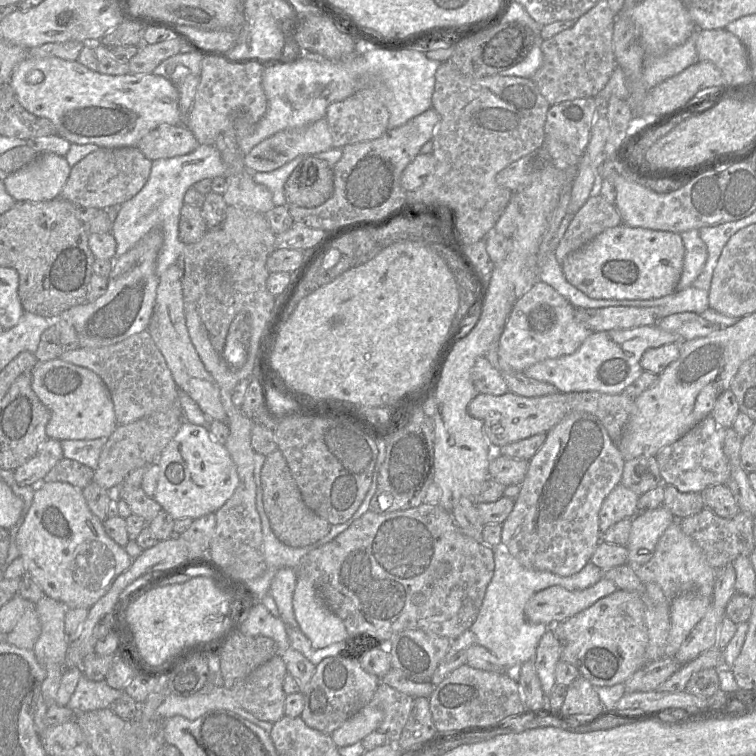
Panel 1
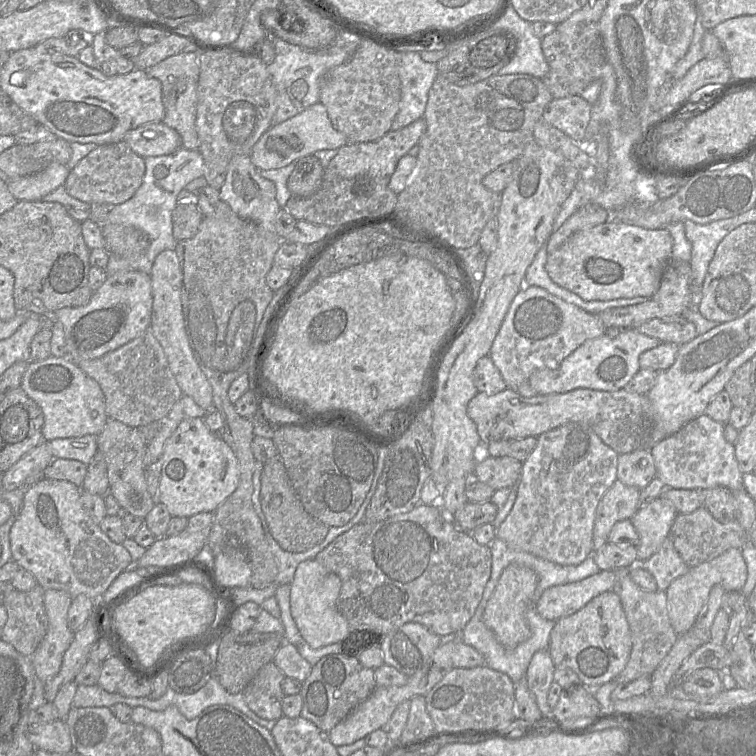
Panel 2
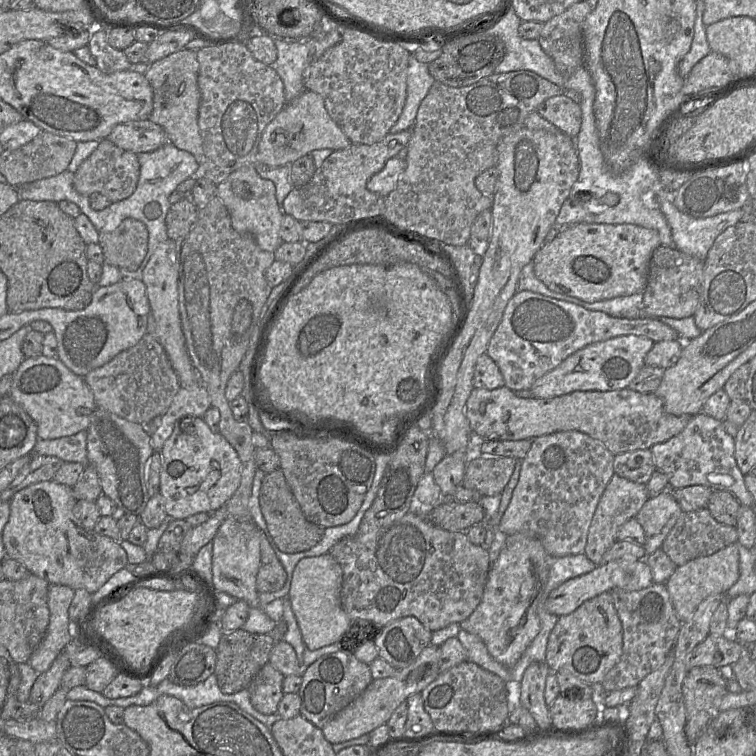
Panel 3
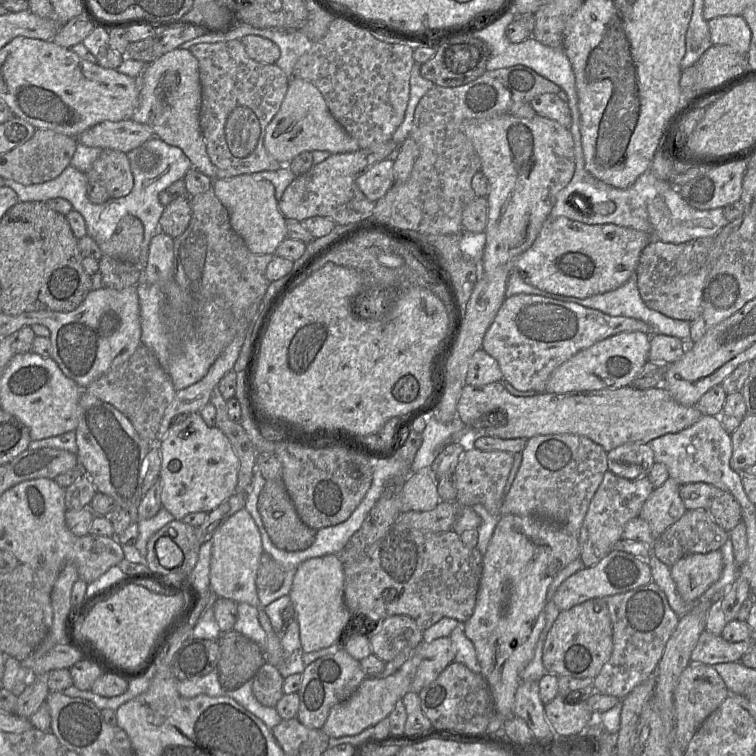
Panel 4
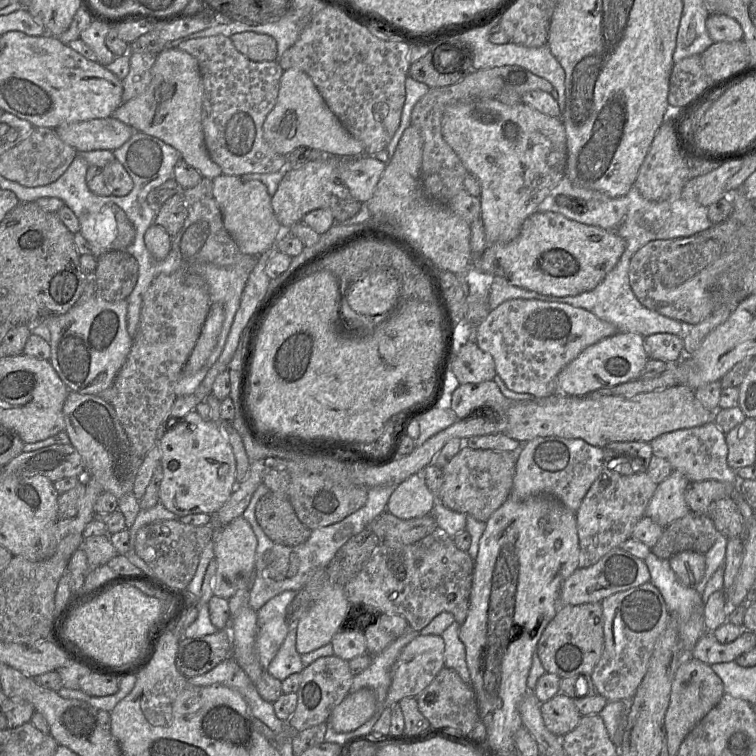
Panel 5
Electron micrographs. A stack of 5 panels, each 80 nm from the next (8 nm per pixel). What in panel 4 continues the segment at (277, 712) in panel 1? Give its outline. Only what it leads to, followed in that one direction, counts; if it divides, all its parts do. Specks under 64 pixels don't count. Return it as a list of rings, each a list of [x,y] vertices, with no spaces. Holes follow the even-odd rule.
[[[265,662],[252,679],[252,691],[255,698],[264,706],[275,707],[284,695],[284,678],[278,669]]]

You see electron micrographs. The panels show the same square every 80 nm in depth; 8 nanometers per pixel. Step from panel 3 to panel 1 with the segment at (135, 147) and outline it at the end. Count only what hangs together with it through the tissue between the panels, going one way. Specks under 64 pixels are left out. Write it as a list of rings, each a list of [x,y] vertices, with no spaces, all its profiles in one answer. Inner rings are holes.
[[[160,124],[149,131],[136,147],[151,161],[185,155],[200,144],[184,124]]]

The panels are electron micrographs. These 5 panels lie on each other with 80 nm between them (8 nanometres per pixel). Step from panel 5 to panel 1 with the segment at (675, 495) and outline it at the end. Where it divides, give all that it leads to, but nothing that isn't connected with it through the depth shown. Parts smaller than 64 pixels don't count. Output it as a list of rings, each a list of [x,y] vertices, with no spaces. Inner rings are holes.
[[[663,505],[637,513],[631,519],[630,536],[626,544],[628,563],[640,566],[648,562],[654,554],[659,538],[675,520],[677,519]]]

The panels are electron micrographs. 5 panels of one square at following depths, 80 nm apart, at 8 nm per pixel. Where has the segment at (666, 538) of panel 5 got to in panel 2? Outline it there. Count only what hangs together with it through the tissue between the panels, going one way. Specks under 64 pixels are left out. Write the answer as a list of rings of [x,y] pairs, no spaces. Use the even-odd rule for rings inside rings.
[[[705,507],[692,513],[679,513],[670,530],[670,538],[683,561],[689,566],[710,561],[730,548],[741,549],[749,541],[747,533],[737,520],[721,523]]]

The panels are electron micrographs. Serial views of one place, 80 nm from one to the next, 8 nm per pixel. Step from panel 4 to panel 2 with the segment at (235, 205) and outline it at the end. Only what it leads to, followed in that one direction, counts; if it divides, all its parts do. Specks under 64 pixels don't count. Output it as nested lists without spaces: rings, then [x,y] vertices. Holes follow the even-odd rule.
[[[235,155],[230,160],[224,184],[219,190],[219,199],[229,205],[239,217],[251,220],[270,232],[276,232],[275,221],[281,209],[276,200],[275,184],[260,176],[250,155]]]

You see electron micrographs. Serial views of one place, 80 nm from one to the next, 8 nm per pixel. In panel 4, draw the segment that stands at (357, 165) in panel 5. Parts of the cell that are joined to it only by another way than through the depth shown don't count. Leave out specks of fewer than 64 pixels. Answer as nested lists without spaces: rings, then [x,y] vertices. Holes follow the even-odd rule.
[[[386,158],[370,166],[356,179],[356,184],[372,202],[382,198],[394,185],[394,160]]]

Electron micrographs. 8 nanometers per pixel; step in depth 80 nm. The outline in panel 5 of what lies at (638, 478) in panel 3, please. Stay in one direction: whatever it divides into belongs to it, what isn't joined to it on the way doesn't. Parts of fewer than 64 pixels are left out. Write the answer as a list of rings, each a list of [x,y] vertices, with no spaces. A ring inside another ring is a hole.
[[[642,441],[612,442],[602,449],[604,466],[625,475],[647,472],[653,456],[651,444]]]

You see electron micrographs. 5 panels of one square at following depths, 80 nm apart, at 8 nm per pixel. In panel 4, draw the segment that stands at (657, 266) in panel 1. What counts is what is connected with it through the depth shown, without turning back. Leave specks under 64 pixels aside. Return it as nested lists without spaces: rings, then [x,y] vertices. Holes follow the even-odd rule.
[[[563,216],[549,217],[531,247],[514,259],[512,271],[519,271],[527,283],[541,290],[583,299],[614,290],[634,276],[641,252],[651,240],[647,232],[615,224],[588,225]]]

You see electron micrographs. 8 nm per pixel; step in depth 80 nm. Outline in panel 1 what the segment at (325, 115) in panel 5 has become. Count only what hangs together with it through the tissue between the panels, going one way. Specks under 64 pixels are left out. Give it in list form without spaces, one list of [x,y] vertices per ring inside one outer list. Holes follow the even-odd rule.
[[[326,117],[300,129],[286,129],[261,141],[244,156],[251,172],[273,171],[298,155],[314,155],[333,147]]]

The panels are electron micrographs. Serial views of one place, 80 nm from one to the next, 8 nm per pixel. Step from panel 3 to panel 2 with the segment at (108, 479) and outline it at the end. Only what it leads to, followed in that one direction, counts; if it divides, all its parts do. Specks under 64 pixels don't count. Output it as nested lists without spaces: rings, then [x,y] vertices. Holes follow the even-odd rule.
[[[109,418],[103,430],[97,435],[97,445],[97,452],[103,454],[107,465],[109,480],[107,494],[111,494],[128,514],[144,520],[158,501],[153,499],[147,490],[146,468],[144,466],[147,444],[140,436],[140,431],[137,427],[130,427]]]

